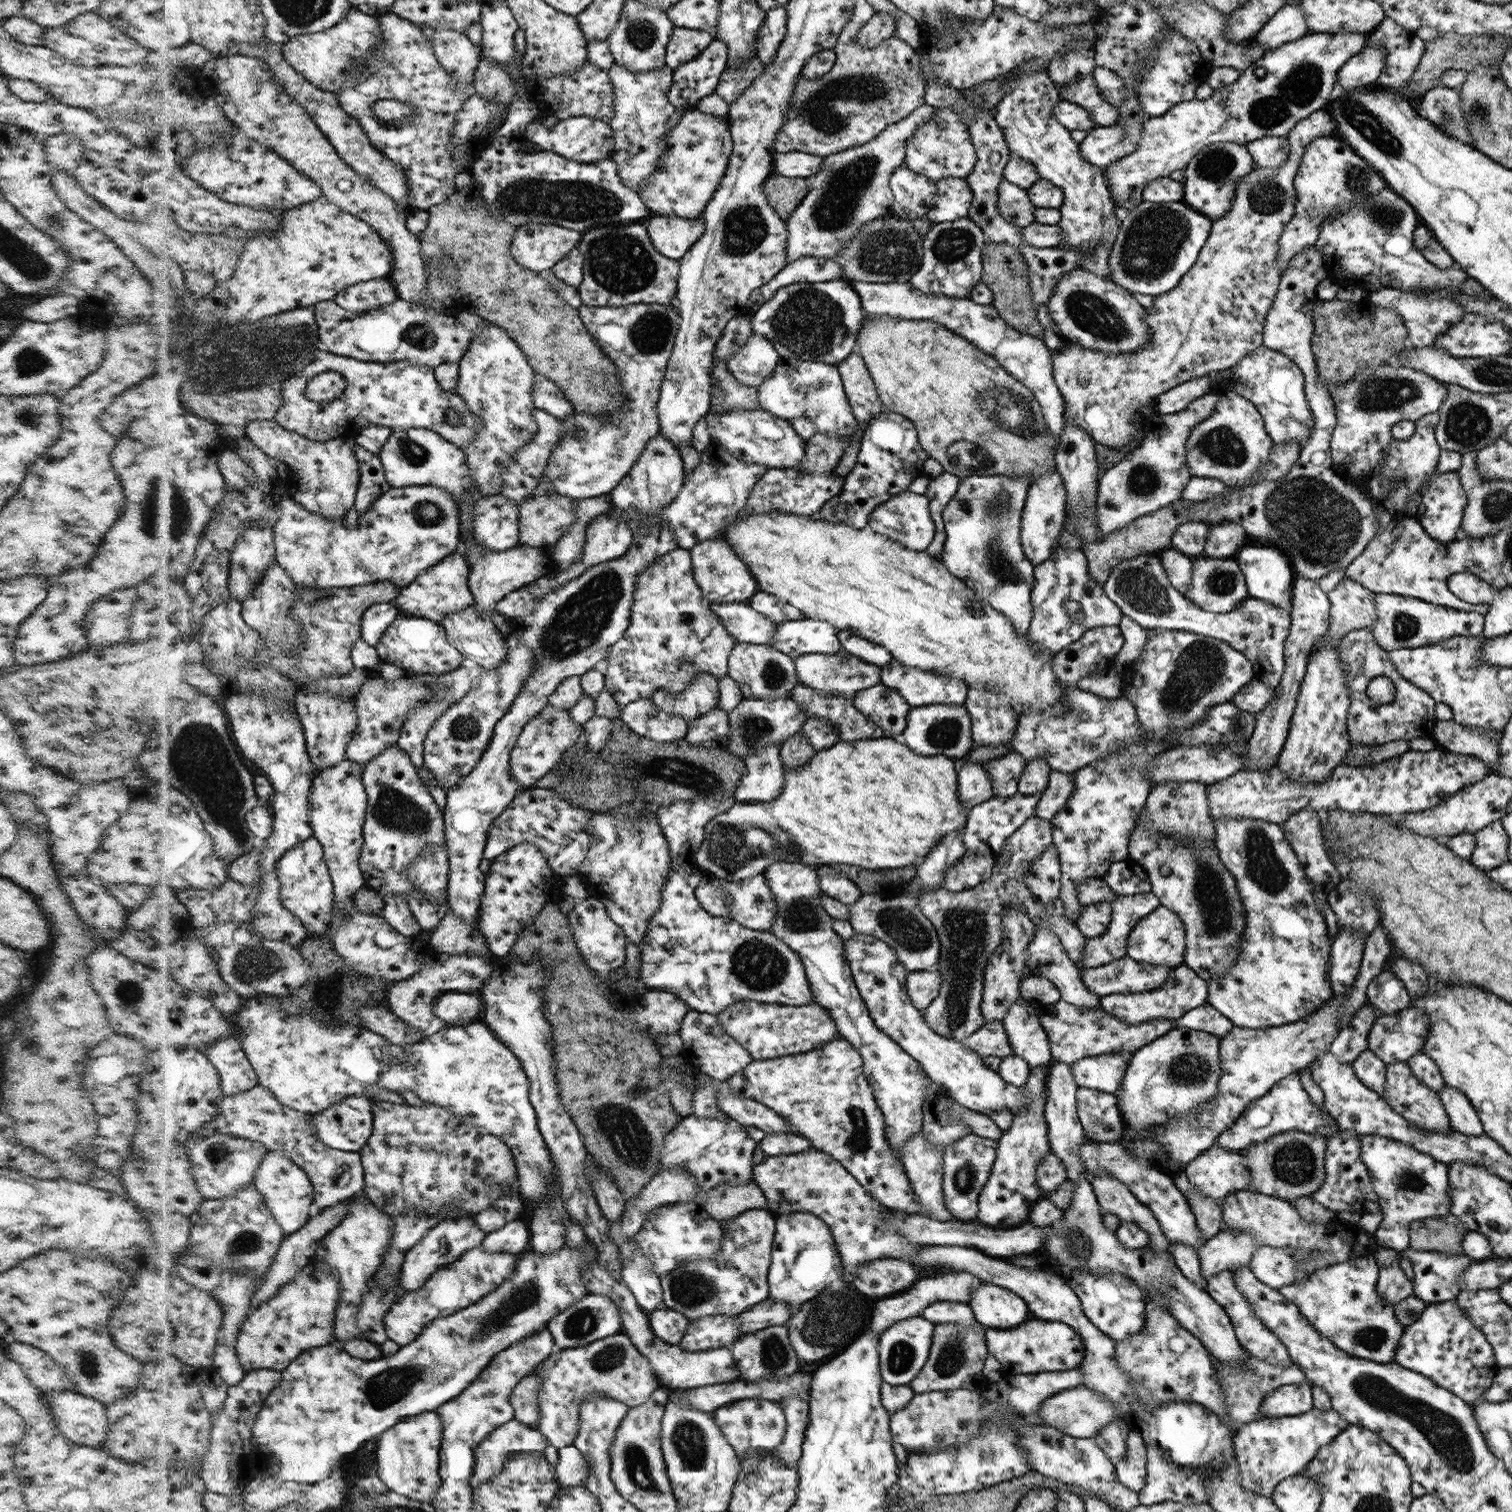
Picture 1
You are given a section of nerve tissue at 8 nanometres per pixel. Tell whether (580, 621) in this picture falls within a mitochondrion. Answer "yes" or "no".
yes

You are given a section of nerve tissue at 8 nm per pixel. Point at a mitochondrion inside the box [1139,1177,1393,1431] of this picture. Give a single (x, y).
(1367, 1335)

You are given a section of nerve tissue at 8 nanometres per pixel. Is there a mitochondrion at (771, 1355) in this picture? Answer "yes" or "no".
yes

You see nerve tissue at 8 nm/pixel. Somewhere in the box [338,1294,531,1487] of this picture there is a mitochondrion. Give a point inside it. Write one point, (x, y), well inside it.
(386, 1386)

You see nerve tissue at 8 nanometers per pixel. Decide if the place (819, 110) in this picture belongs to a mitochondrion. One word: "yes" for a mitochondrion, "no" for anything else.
yes

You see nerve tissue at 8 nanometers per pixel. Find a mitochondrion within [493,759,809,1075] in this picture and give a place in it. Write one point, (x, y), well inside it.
(732, 846)

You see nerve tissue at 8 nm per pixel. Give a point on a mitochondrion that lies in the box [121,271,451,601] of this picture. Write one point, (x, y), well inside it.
(218, 356)

